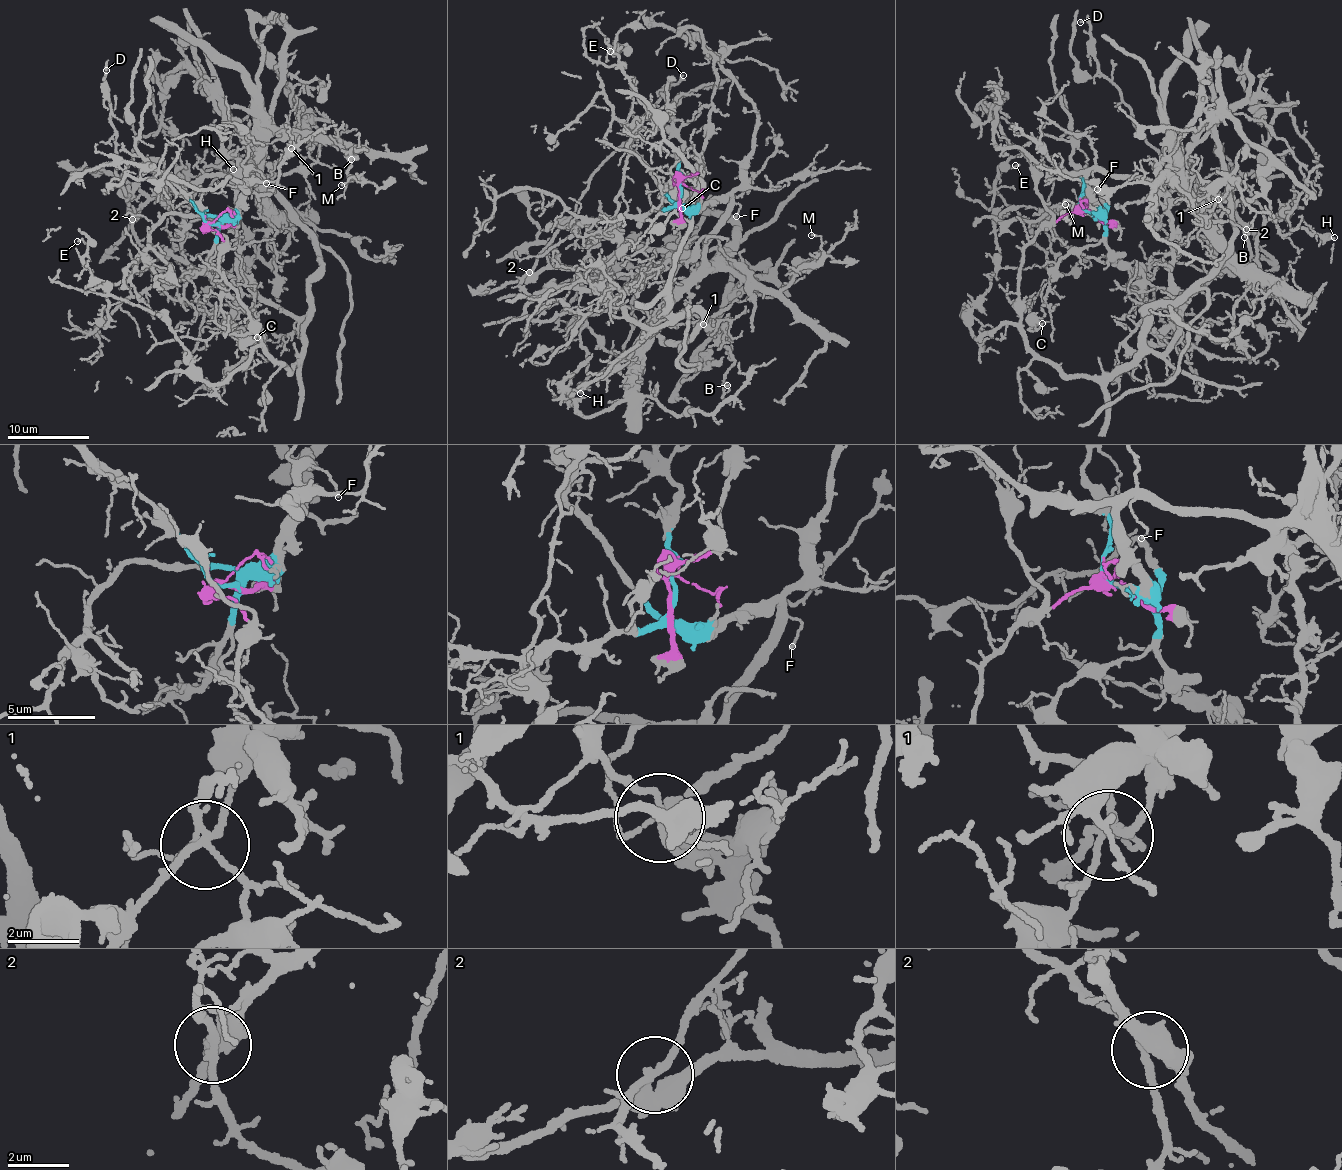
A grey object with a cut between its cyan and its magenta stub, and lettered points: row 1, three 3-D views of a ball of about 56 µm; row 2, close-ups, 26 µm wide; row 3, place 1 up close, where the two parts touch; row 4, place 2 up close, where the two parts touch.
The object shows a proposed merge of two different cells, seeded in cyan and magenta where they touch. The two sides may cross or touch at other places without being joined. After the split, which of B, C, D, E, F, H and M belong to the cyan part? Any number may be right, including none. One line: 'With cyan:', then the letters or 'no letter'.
With cyan: B, F, M

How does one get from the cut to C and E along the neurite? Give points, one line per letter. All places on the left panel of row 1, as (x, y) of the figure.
C: (211, 223), (223, 244), (218, 255), (223, 278), (247, 311), (250, 330), (236, 335), (255, 344), (257, 336)
E: (211, 223), (223, 278), (260, 344), (216, 384), (162, 319), (97, 282), (77, 242)

